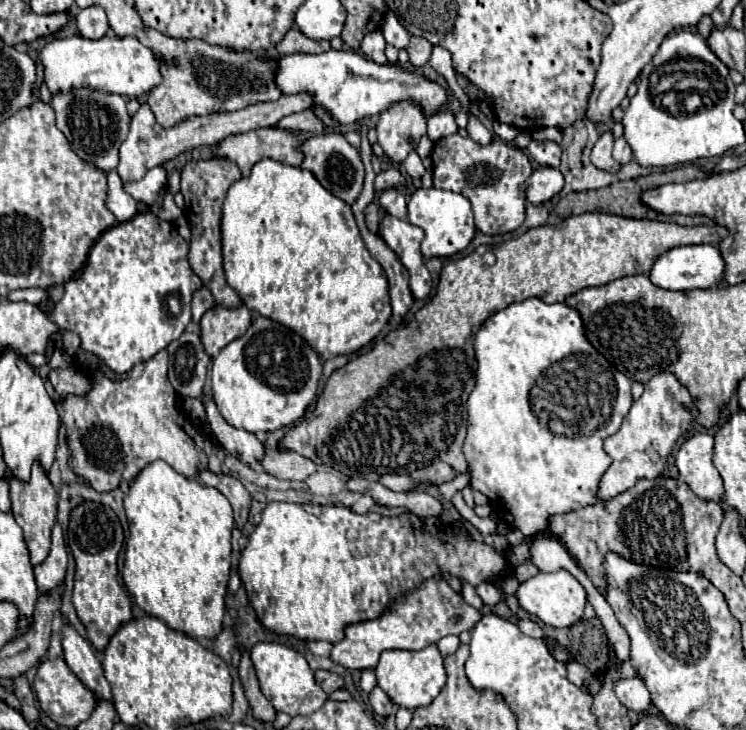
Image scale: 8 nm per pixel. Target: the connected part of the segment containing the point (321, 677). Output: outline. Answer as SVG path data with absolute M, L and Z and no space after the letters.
M314 671L314 677L316 677L316 683L318 683L328 695L330 695L332 691L344 687L344 679L342 679L338 673L332 673L332 671Z

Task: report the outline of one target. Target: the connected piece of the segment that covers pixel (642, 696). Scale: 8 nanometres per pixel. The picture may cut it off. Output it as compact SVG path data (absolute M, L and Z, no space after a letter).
M632 677L632 679L622 679L614 685L616 697L620 699L620 703L636 713L646 713L650 709L650 693L644 685L644 681L640 677Z

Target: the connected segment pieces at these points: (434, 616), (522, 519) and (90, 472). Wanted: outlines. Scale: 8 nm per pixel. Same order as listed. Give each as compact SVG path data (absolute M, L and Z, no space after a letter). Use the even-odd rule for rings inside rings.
M428 579L420 589L396 601L382 617L346 627L346 637L340 643L334 643L330 657L348 669L374 669L378 665L380 653L386 649L420 651L430 643L438 643L446 635L472 631L478 619L482 619L482 613L468 605L462 595L458 595L446 581Z
M526 299L522 303L514 303L502 311L498 311L496 315L492 315L490 319L486 319L482 323L482 327L478 329L476 337L474 337L474 353L476 353L476 361L478 361L478 369L476 369L476 387L468 397L468 435L462 447L462 453L466 457L468 463L468 471L472 475L472 489L484 493L490 503L496 505L496 513L502 513L502 519L510 525L514 525L514 529L522 531L528 539L536 537L540 533L544 533L548 529L548 517L556 515L556 513L568 513L568 511L576 511L582 509L586 505L594 505L596 499L596 489L598 489L598 481L602 477L602 473L608 469L610 465L610 457L604 453L602 443L608 435L614 435L620 429L620 423L624 419L624 415L630 411L632 405L632 397L630 397L630 379L626 375L622 375L616 367L612 367L586 339L584 329L582 329L582 319L578 315L576 309L568 307L566 303L554 303L554 305L546 305L540 299ZM504 409L518 415L518 417L504 417Z
M166 349L158 351L150 361L140 363L136 375L128 375L126 379L110 379L104 371L90 371L90 391L84 395L66 395L62 399L62 425L66 427L66 441L70 449L70 469L82 477L94 491L106 493L120 487L120 481L128 485L138 477L138 473L150 465L152 461L166 461L174 471L186 475L188 479L198 477L198 467L210 467L216 475L222 475L224 451L208 437L204 431L180 411L178 395L174 387L170 387L168 375L168 353Z

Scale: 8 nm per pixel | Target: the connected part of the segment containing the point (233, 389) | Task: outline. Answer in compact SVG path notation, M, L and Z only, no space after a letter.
M256 317L248 331L226 345L214 359L212 393L222 417L250 433L274 431L298 421L316 397L322 373L320 355L288 327Z

